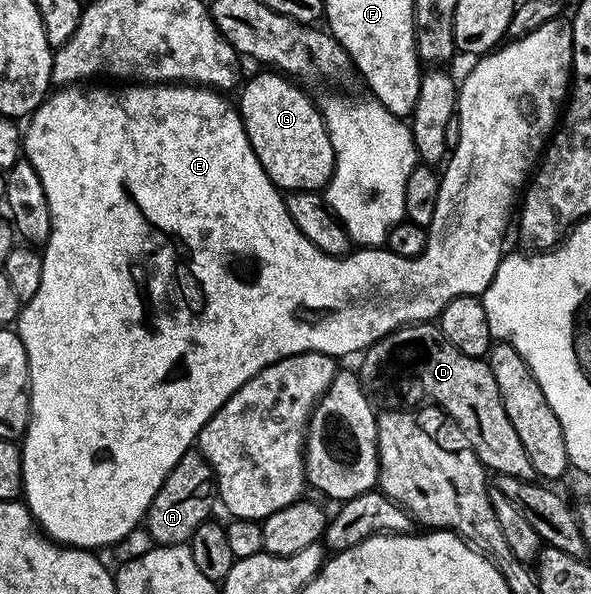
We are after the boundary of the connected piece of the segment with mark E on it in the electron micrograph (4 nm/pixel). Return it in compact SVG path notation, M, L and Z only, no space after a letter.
M556 19L549 23L541 23L541 27L537 27L537 31L529 31L529 35L516 37L508 40L506 43L500 44L494 51L480 56L478 60L476 60L479 62L468 71L467 78L461 81L459 85L459 103L457 106L459 142L455 149L450 150L449 156L445 162L445 168L447 168L447 170L442 170L439 179L437 207L433 211L433 223L426 226L427 248L417 257L402 257L401 255L392 253L391 250L386 247L359 247L342 257L332 257L330 253L322 253L317 246L313 243L309 243L309 239L305 239L305 235L301 235L297 223L293 223L293 219L289 219L289 211L287 210L287 202L284 194L272 183L269 179L269 175L261 167L261 163L249 143L249 135L245 131L238 108L236 108L232 102L230 105L230 103L223 98L226 96L224 96L222 92L201 85L189 85L186 83L160 83L158 85L127 83L122 86L124 89L121 90L120 93L115 89L106 89L105 86L99 85L103 83L80 83L78 85L56 88L54 92L44 100L43 104L40 105L34 113L30 114L29 120L26 122L28 125L25 125L23 135L23 157L37 171L37 175L41 175L41 187L45 187L45 199L49 199L49 211L51 212L51 234L49 235L47 244L42 246L41 249L43 254L41 287L37 287L37 295L33 295L33 299L29 299L24 304L17 322L17 332L27 352L27 384L31 395L31 418L21 438L21 452L23 454L23 458L21 459L21 471L23 472L21 497L27 506L27 510L35 517L39 528L42 529L52 541L58 541L61 545L70 545L73 549L100 551L99 549L105 548L106 545L108 545L108 547L118 545L121 539L125 539L125 535L129 535L134 529L140 528L141 522L147 516L149 503L153 503L153 495L157 495L157 491L163 486L165 479L169 475L169 471L173 471L173 467L181 459L181 455L185 455L192 446L196 444L199 432L203 429L203 424L208 421L246 381L253 379L253 375L257 375L265 367L269 367L289 355L297 355L298 353L327 353L330 357L336 359L342 359L346 353L357 352L356 354L358 354L360 351L368 349L373 342L381 340L387 333L392 333L392 331L398 329L400 325L434 322L436 318L438 318L439 312L453 299L457 299L458 297L479 297L482 295L489 287L489 283L493 283L493 275L497 275L497 267L501 264L505 256L503 240L507 237L507 224L509 224L510 221L512 224L513 214L516 212L517 202L521 197L521 190L528 184L533 170L538 166L549 144L549 138L554 134L557 128L557 122L561 117L561 110L565 105L565 98L569 93L572 55L573 39L571 38L571 26L566 20Z

